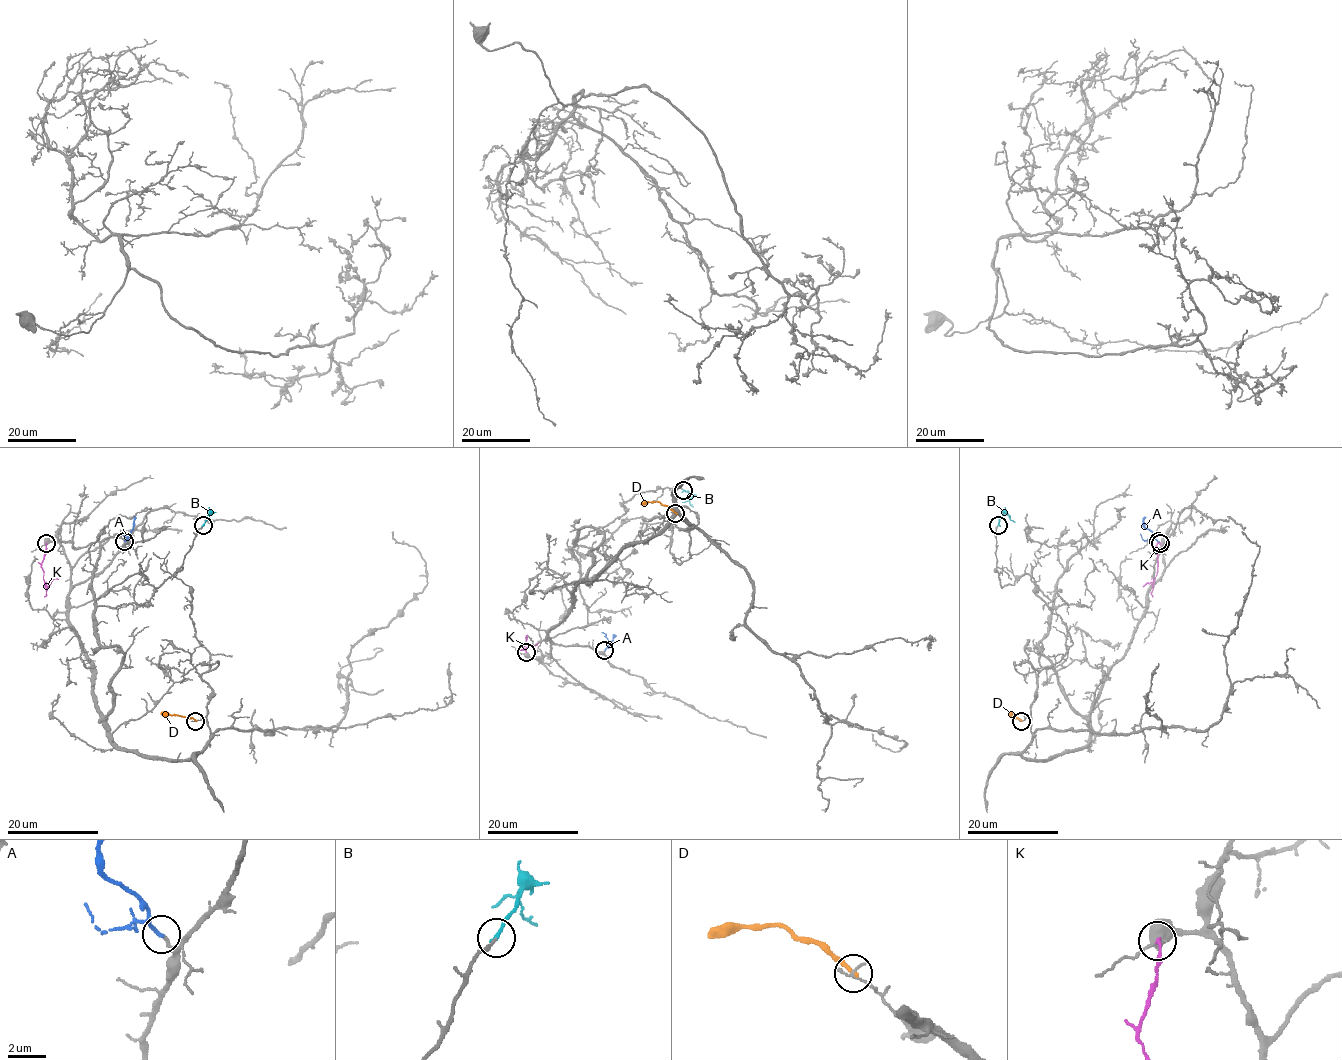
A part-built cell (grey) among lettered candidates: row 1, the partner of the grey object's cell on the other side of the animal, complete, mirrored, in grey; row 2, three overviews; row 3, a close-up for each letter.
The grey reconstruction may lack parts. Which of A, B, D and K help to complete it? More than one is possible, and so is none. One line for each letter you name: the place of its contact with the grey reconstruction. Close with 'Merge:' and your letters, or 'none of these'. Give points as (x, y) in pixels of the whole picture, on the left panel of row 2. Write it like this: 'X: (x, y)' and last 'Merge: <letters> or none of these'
A: (124, 541)
B: (203, 525)
Merge: A, B

